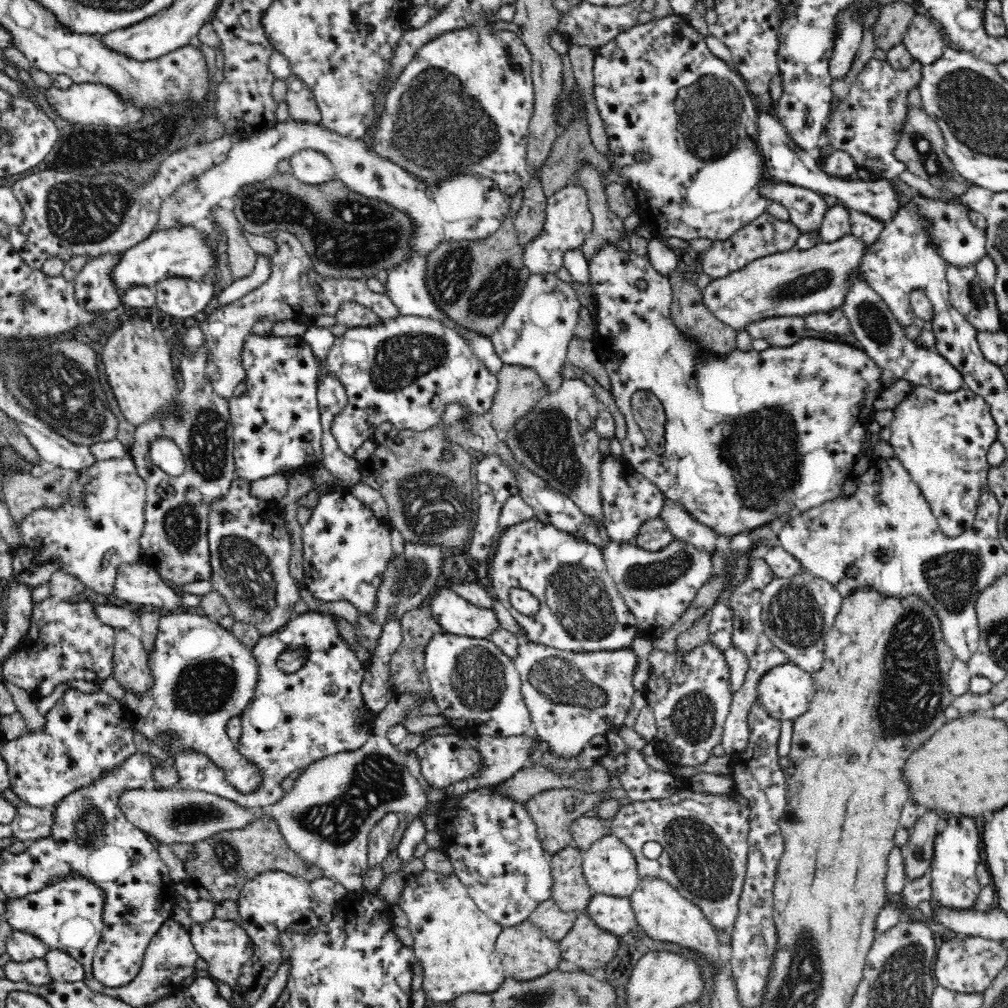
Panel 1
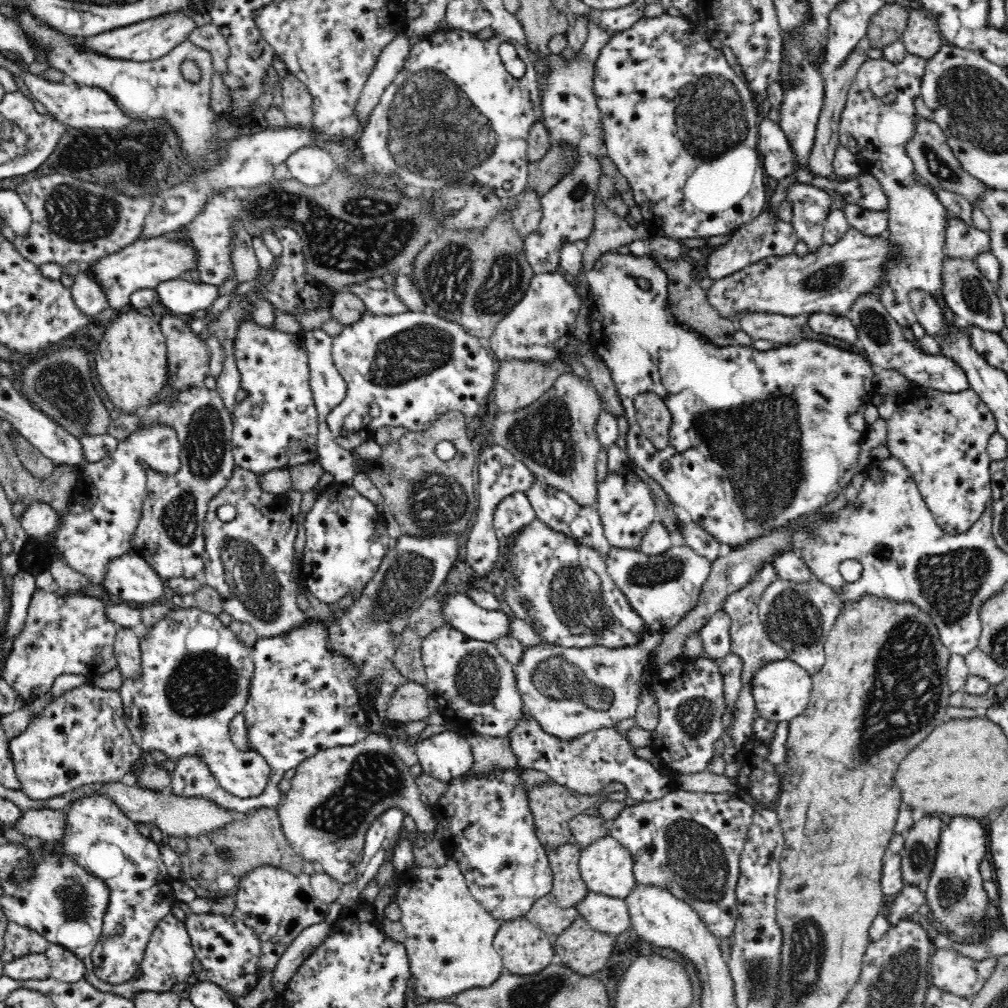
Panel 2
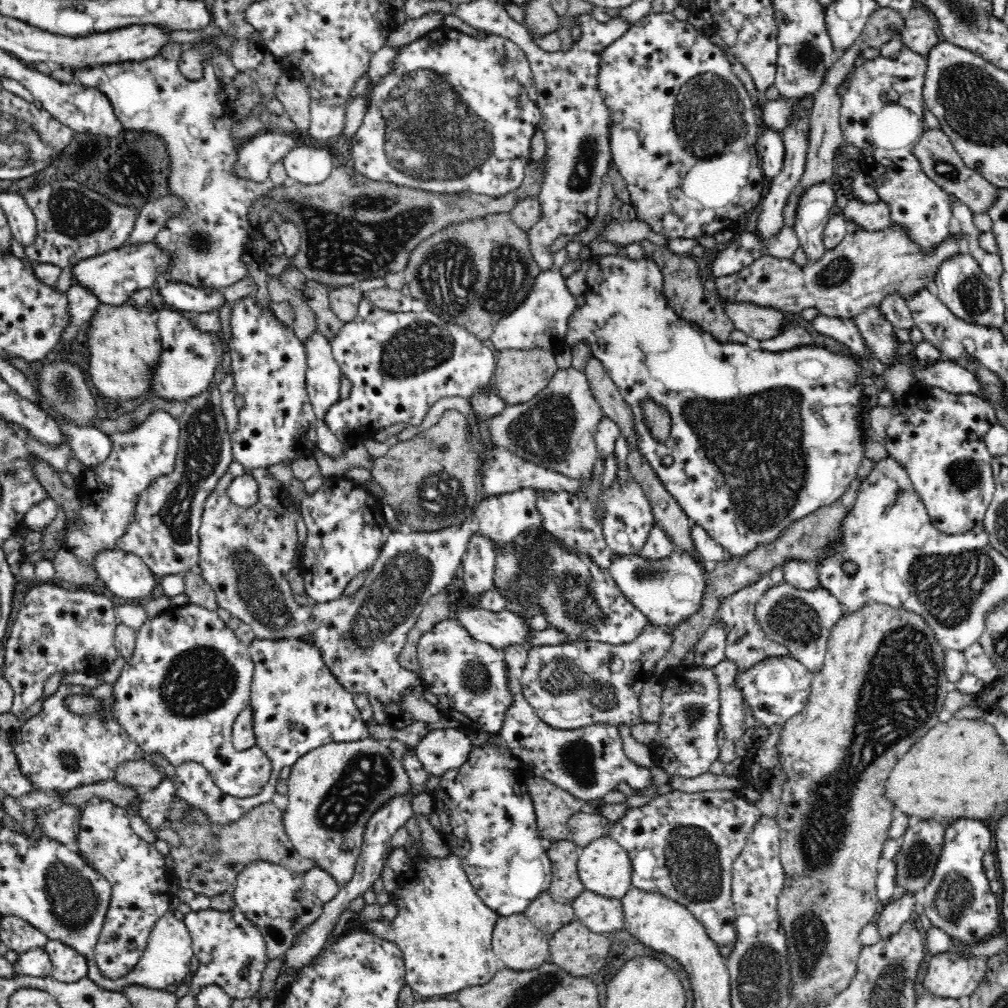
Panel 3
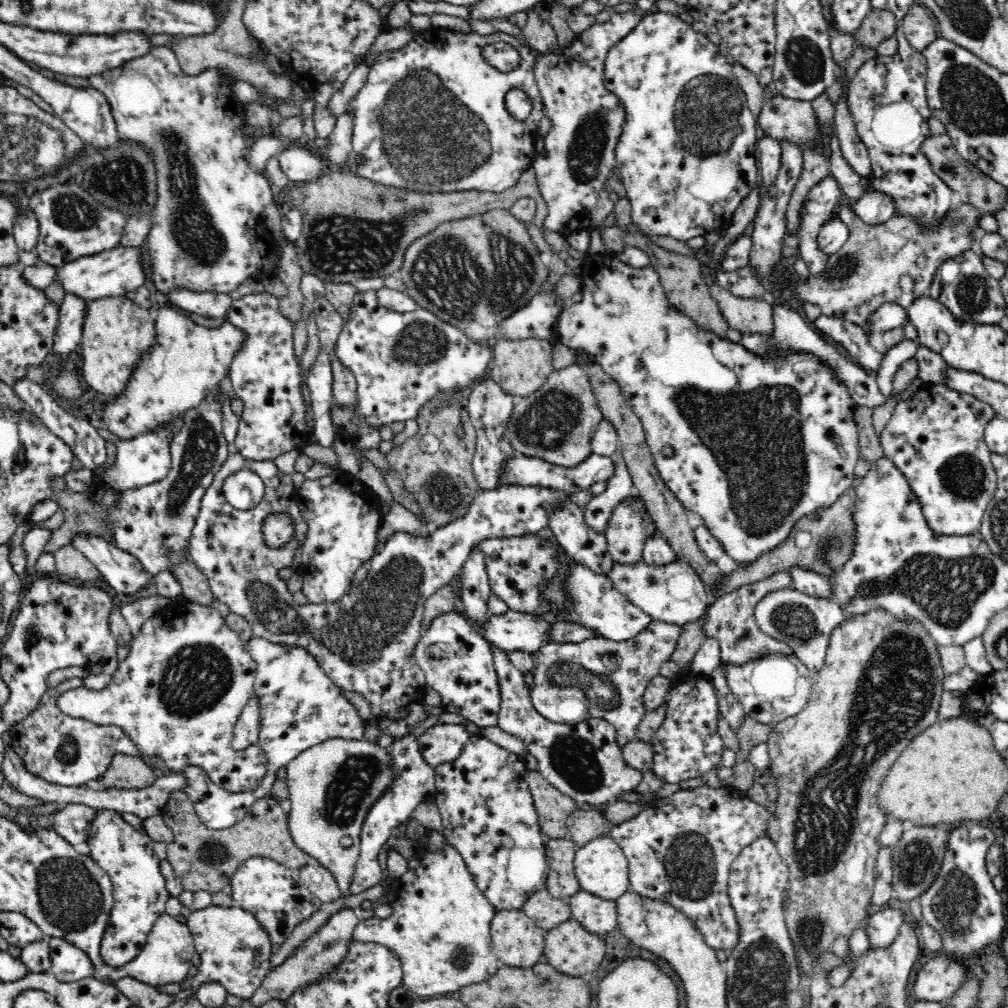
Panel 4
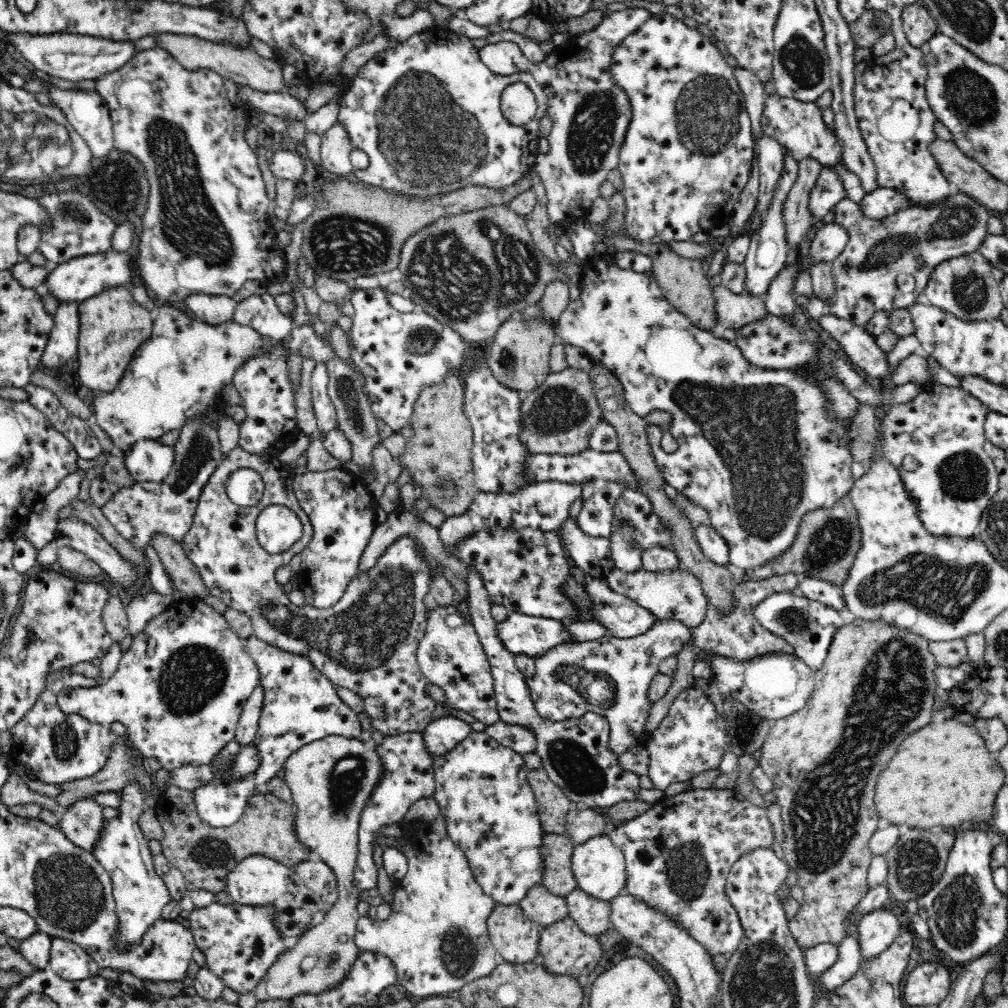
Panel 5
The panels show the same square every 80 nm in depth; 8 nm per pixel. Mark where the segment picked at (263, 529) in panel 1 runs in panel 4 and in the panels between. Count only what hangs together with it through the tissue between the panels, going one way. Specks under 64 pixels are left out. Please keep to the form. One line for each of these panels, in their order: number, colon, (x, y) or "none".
2: (248, 560)
3: (245, 554)
4: (364, 642)

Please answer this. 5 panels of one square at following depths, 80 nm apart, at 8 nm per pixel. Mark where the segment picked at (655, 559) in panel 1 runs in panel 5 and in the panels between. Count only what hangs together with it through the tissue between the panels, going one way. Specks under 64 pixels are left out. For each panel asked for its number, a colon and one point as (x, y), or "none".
2: (661, 589)
3: (668, 590)
4: (674, 593)
5: (677, 594)

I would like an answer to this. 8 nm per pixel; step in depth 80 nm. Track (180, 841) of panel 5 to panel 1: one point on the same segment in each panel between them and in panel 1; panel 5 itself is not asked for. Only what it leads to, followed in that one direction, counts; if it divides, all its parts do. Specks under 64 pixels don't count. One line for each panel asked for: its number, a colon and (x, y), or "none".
1: (224, 863)
2: (214, 865)
3: (211, 856)
4: (205, 859)

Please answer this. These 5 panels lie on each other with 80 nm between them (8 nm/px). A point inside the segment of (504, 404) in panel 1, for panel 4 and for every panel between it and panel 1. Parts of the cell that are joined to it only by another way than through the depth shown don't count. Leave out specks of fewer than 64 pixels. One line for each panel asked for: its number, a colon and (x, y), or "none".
2: (517, 384)
3: (520, 375)
4: (521, 367)

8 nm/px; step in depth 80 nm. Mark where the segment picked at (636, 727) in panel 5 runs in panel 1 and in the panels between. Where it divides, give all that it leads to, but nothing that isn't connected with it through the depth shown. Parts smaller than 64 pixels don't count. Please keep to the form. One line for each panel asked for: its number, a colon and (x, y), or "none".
1: (572, 697)
2: (567, 691)
3: (573, 685)
4: (569, 683)

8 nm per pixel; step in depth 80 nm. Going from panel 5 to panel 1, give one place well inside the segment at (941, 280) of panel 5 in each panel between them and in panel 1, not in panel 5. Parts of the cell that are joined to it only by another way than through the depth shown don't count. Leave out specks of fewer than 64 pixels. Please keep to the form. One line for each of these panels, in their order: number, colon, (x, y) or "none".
1: (976, 305)
2: (974, 299)
3: (959, 284)
4: (961, 283)

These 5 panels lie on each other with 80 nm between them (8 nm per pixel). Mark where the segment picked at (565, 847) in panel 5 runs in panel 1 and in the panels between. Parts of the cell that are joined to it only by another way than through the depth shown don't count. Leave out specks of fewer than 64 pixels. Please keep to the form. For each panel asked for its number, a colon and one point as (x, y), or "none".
1: (571, 892)
2: (569, 889)
3: (566, 885)
4: (562, 882)

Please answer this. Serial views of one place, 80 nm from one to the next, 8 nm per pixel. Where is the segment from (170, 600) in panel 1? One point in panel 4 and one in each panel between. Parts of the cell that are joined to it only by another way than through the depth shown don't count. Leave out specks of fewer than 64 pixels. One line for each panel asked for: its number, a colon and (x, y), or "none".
2: (129, 577)
3: (125, 574)
4: (123, 572)

